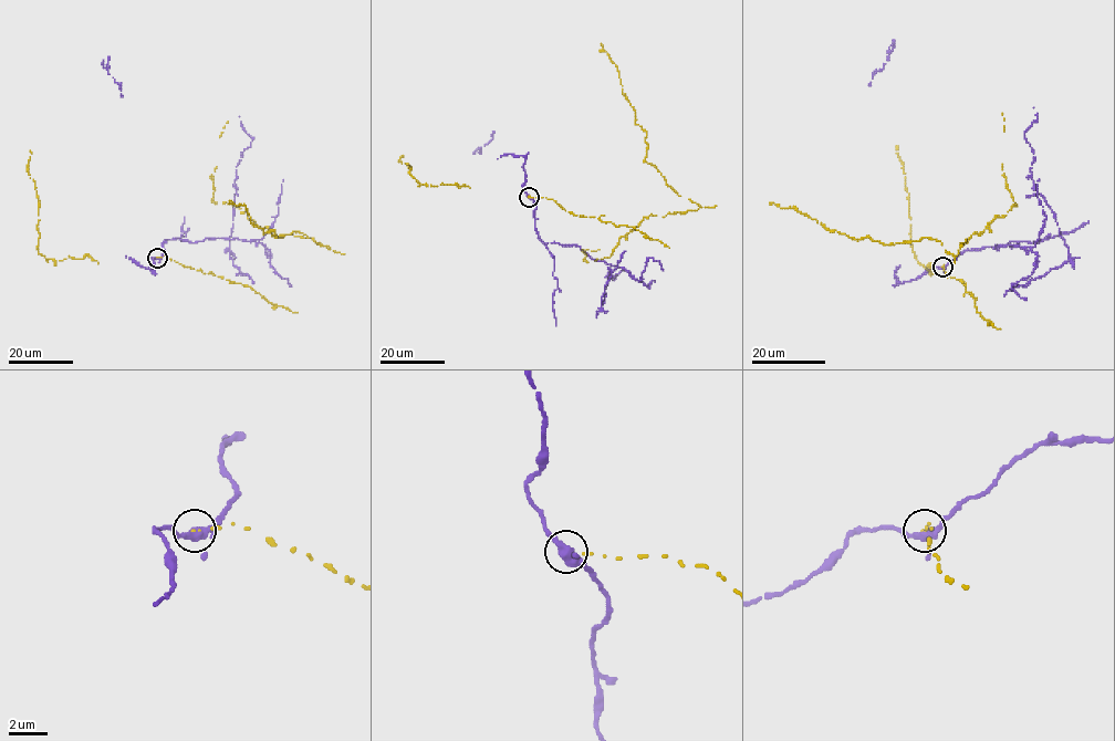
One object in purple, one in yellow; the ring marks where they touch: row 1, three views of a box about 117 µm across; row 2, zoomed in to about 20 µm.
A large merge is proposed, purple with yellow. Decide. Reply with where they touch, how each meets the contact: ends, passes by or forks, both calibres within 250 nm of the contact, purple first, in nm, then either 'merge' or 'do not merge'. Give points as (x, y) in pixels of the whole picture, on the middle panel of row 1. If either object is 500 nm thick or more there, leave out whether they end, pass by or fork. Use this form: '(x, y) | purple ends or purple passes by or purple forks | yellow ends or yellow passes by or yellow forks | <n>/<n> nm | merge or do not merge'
(529, 197) | purple forks | yellow ends | 360/110 nm | do not merge

